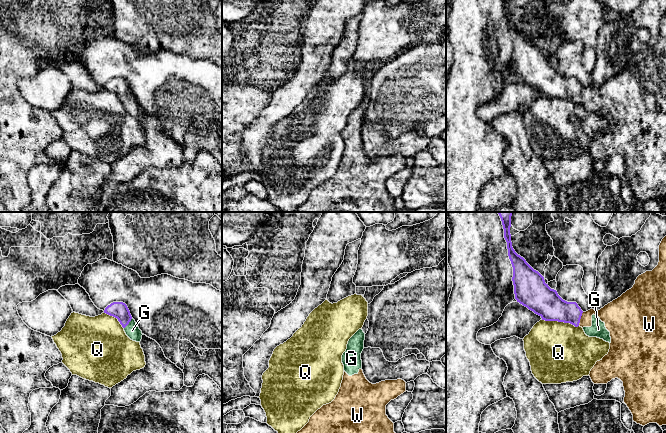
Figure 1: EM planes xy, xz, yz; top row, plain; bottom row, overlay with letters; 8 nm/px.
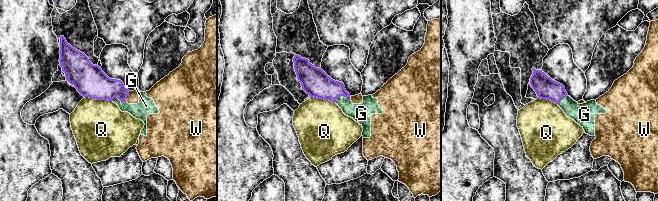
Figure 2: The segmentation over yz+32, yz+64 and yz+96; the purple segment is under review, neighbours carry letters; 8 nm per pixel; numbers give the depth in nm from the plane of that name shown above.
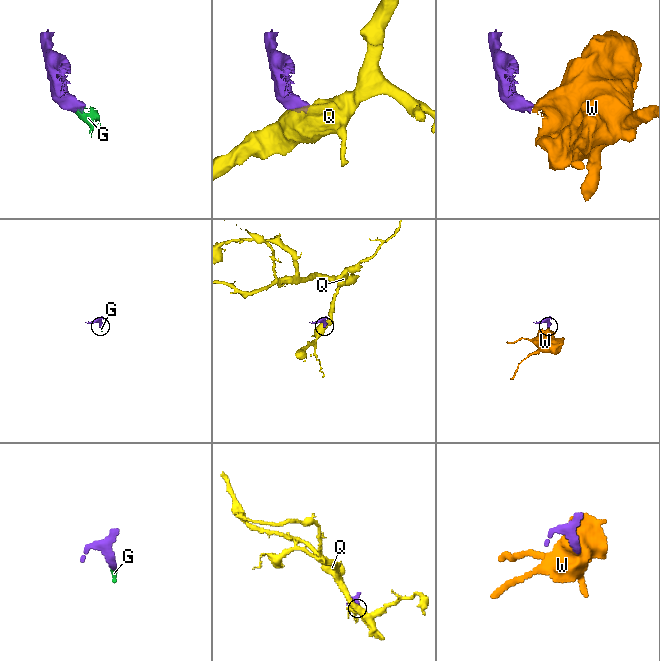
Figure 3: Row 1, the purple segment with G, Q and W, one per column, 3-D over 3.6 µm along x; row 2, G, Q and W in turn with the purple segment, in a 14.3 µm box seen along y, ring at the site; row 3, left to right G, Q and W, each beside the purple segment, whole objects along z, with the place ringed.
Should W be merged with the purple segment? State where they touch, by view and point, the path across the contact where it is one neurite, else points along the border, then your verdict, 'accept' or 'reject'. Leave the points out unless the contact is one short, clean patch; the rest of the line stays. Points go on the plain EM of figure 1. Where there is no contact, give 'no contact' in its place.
meets purple in yz at (580, 94); accept

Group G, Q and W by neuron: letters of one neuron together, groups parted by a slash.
G W / Q

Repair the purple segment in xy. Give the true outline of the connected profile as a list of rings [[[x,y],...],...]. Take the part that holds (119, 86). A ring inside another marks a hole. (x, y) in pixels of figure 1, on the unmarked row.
[[[113,78],[108,81],[104,89],[118,95],[126,111],[133,117],[140,118],[142,115],[142,107],[139,105],[135,96],[132,94],[127,81],[123,78]]]

